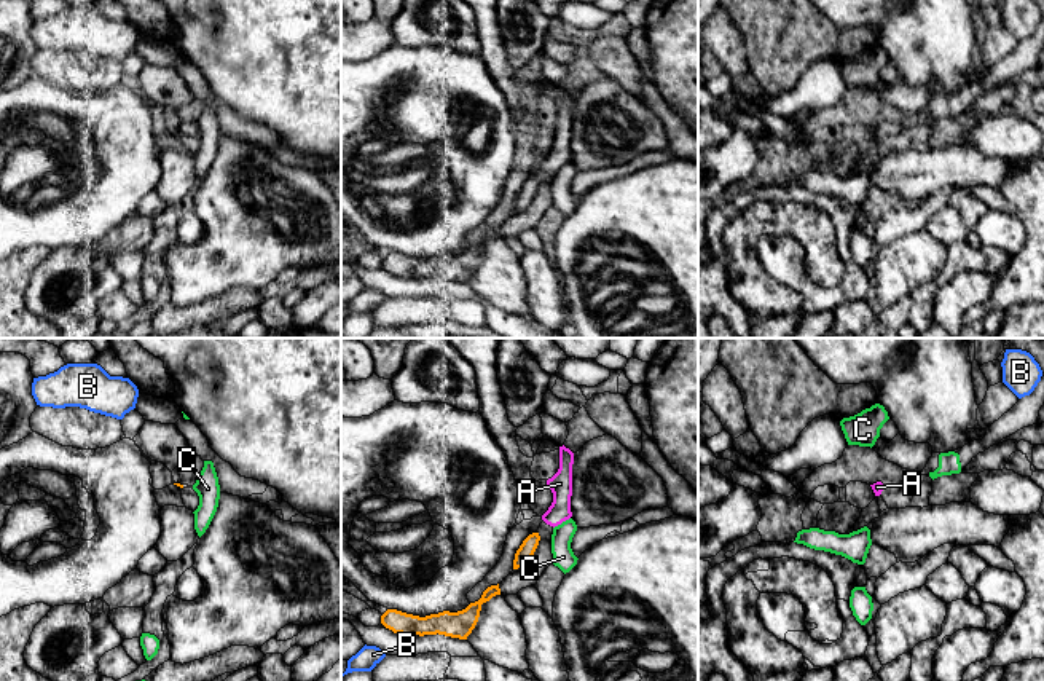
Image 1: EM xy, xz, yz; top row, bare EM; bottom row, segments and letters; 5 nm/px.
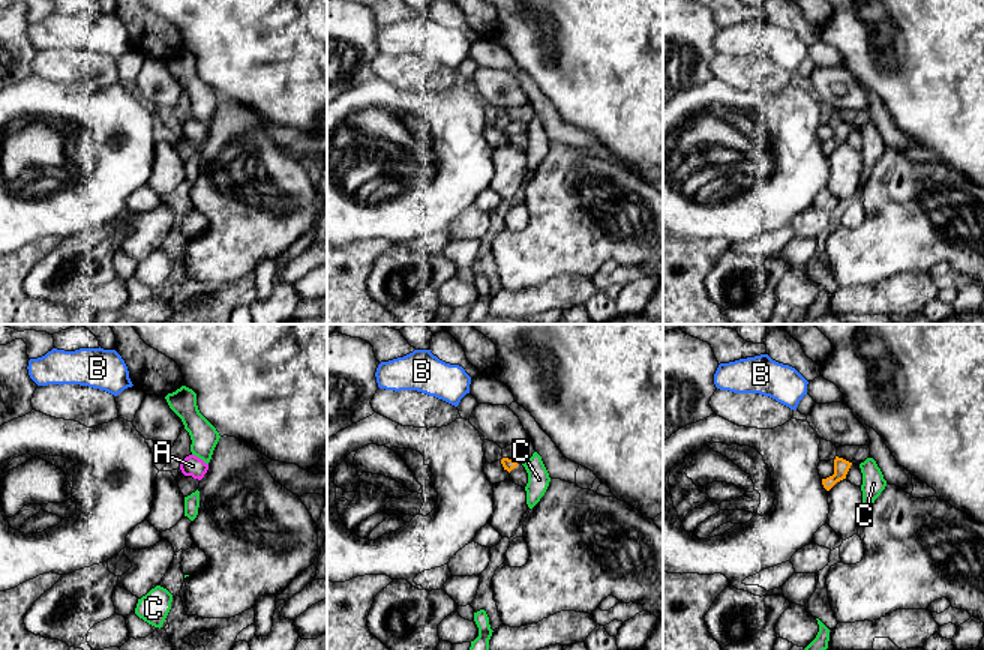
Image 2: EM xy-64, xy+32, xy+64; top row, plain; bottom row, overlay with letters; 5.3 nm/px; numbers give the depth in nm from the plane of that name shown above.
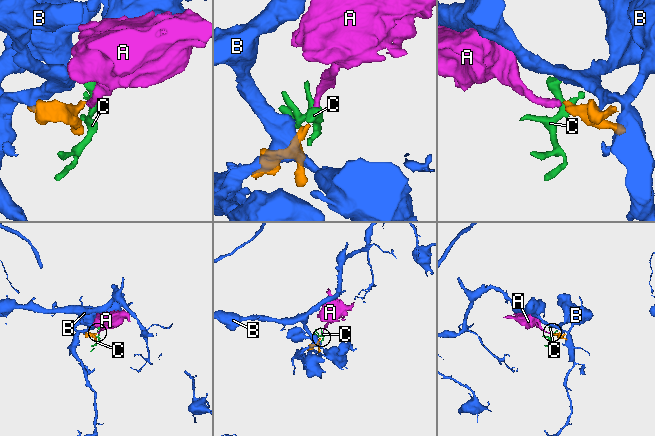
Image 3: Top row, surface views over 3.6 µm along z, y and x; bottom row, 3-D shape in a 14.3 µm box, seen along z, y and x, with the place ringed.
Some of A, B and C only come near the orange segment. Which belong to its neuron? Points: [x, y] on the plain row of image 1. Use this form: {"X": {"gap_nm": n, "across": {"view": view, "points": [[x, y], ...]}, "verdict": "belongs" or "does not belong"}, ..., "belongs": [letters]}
{"A": {"gap_nm": 70, "across": {"view": "xz", "points": [[537, 176], [547, 166]]}, "verdict": "belongs"}, "B": {"gap_nm": 110, "across": {"view": "xz", "points": [[386, 270], [375, 289]]}, "verdict": "does not belong"}, "C": {"gap_nm": 60, "across": {"view": "xz", "points": [[539, 179], [552, 179]]}, "verdict": "does not belong"}, "belongs": ["A"]}

